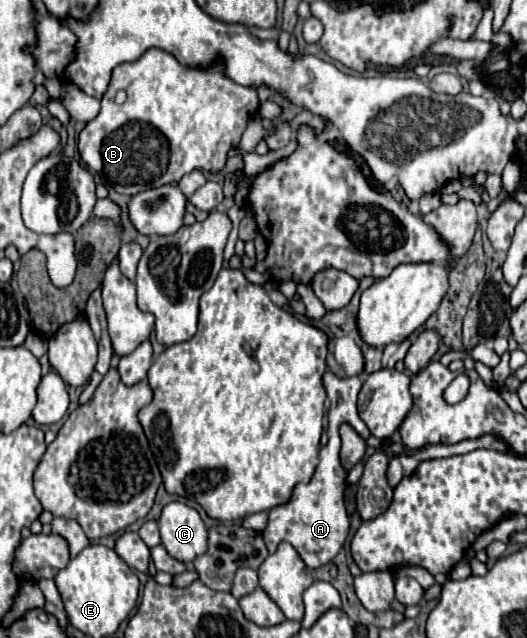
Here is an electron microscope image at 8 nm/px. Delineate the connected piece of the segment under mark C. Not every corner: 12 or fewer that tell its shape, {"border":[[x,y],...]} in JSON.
{"border":[[185,503],[159,519],[171,557],[191,563],[207,551],[207,527]]}

